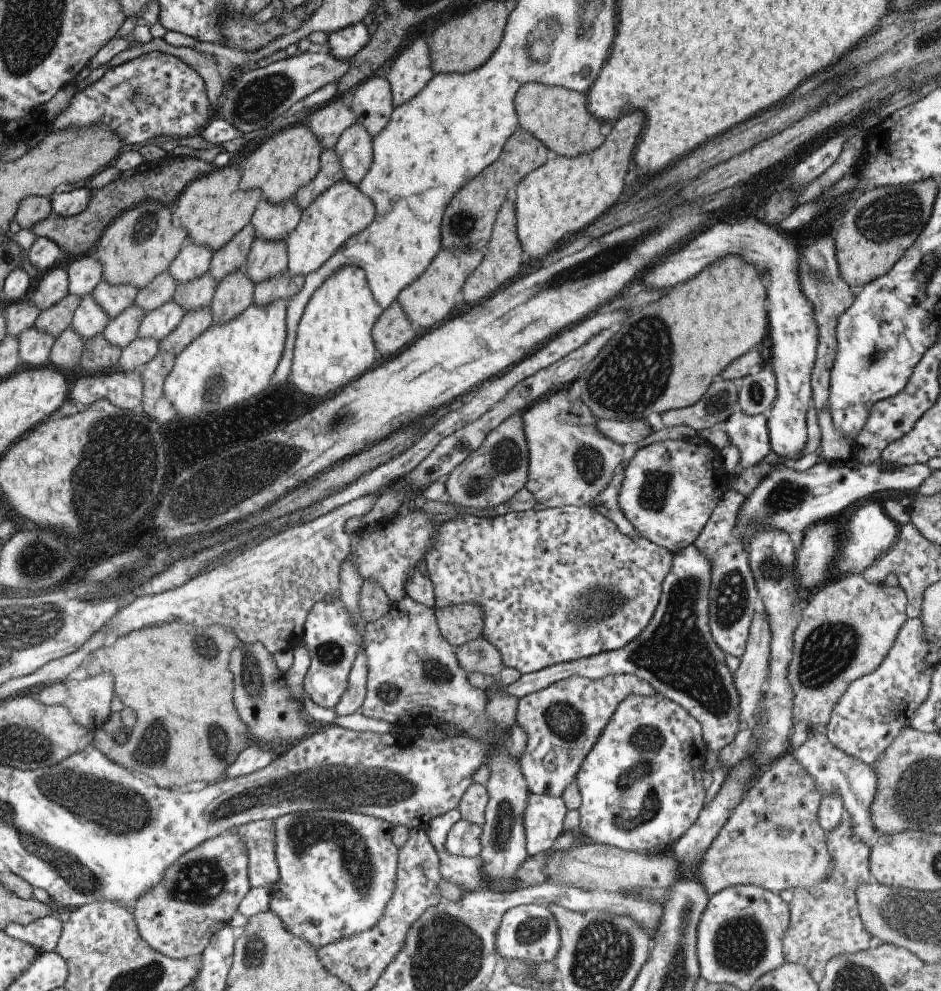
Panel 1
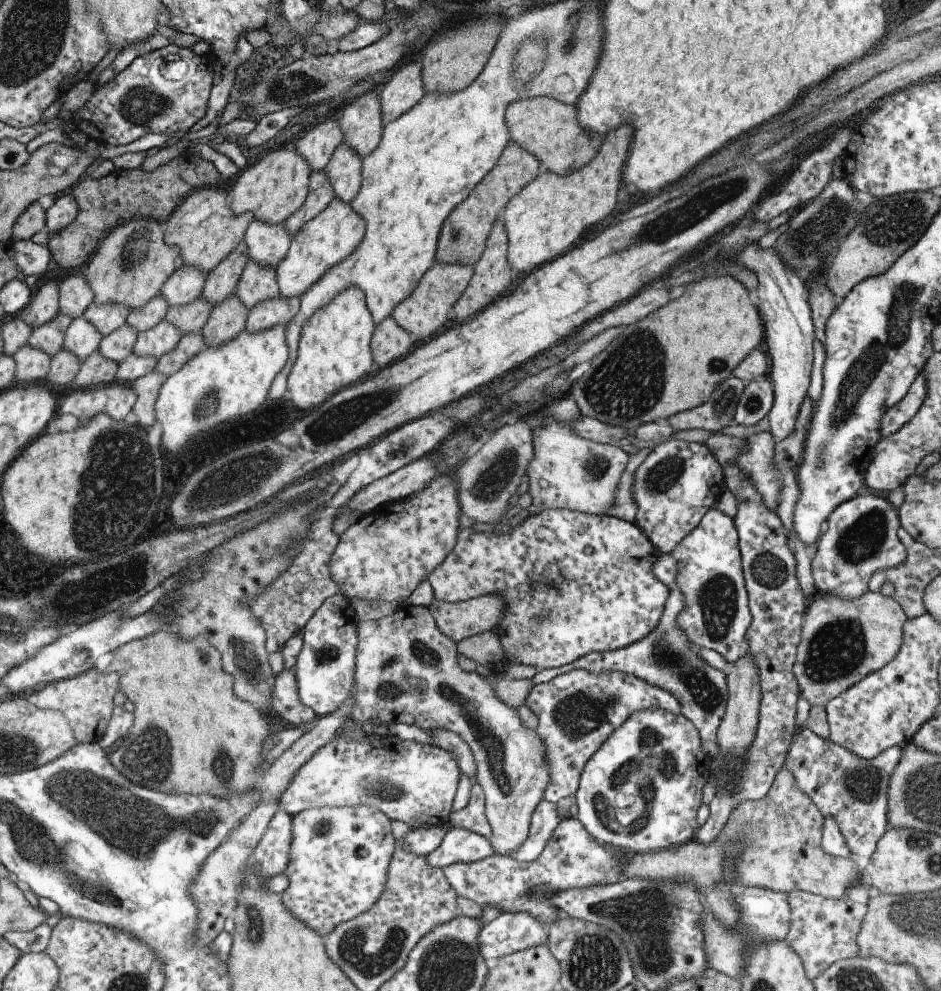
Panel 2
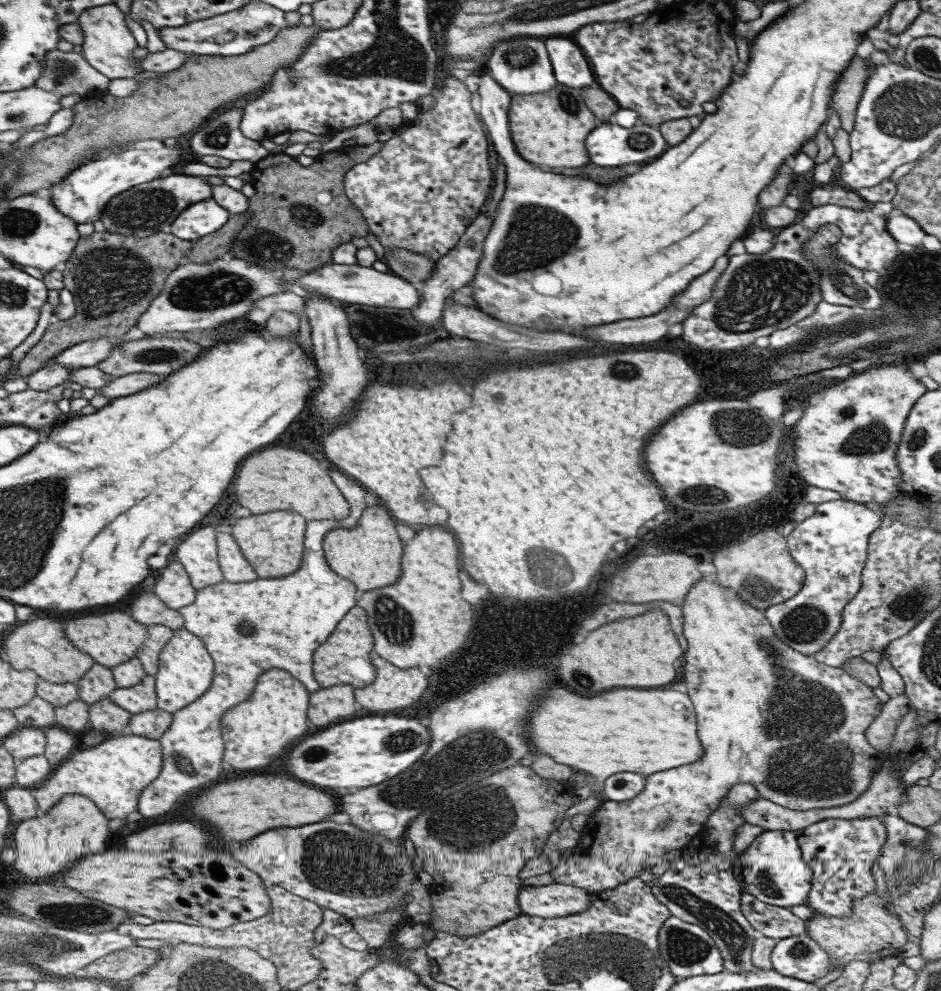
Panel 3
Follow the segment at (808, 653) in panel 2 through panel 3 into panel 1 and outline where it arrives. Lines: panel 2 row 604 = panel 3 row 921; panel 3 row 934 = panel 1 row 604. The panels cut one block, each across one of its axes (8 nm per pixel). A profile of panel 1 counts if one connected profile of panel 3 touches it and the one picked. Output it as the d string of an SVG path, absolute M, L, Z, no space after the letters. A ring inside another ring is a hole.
M848 576L835 579L820 587L807 600L802 612L802 618L794 630L794 646L792 660L788 664L788 682L794 690L792 700L793 724L806 722L810 729L816 726L828 725L832 710L846 688L882 665L886 654L894 648L896 636L900 628L907 622L907 597L899 586L890 588L884 583L872 585L866 583L862 576Z

